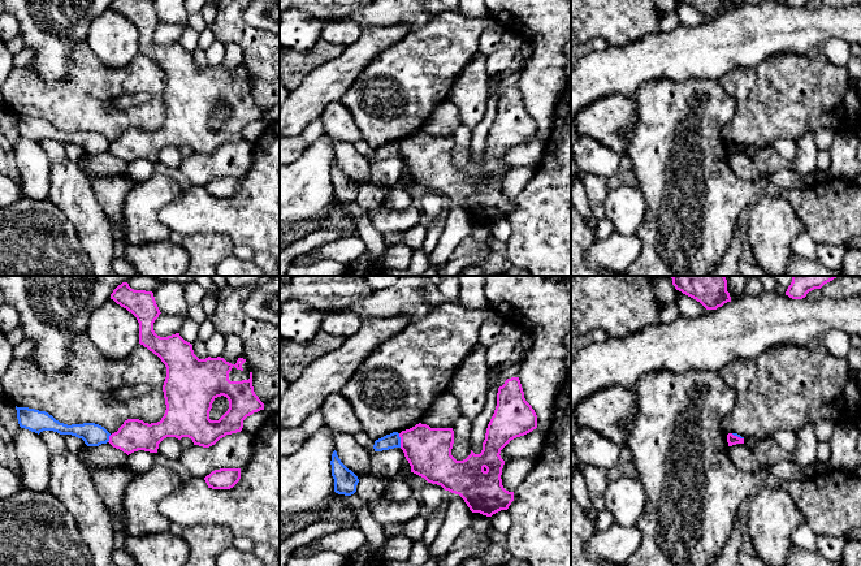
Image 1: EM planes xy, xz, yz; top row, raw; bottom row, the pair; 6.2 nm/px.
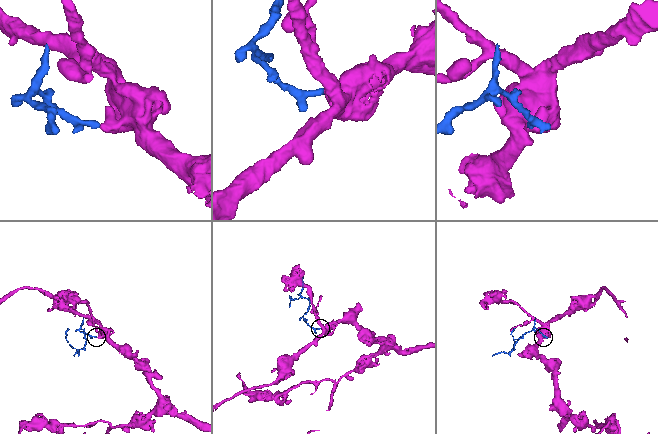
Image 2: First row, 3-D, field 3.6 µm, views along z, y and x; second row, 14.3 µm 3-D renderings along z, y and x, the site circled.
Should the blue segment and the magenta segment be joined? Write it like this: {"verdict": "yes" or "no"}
{"verdict": "no"}

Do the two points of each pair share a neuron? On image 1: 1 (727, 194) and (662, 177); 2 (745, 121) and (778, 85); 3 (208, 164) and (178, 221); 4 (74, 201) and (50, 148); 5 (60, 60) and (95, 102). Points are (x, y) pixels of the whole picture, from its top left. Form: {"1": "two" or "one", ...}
{"1": "one", "2": "one", "3": "two", "4": "two", "5": "two"}

